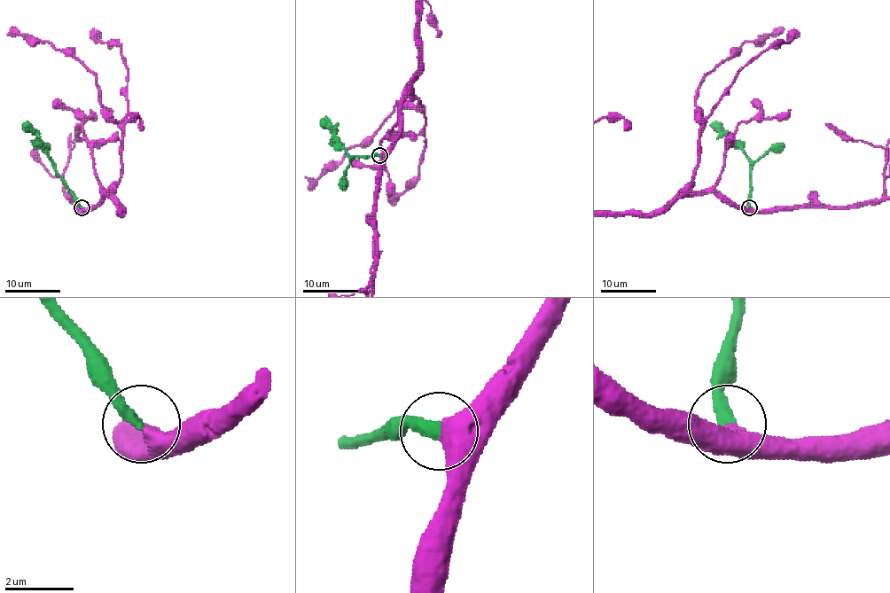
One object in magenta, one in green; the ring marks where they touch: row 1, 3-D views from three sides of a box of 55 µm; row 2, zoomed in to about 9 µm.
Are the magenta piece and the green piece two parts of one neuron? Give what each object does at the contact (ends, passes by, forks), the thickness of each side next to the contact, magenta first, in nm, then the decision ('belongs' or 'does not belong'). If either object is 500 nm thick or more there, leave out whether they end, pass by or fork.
650 nm thick on the magenta side, 360 nm on the other; belongs

